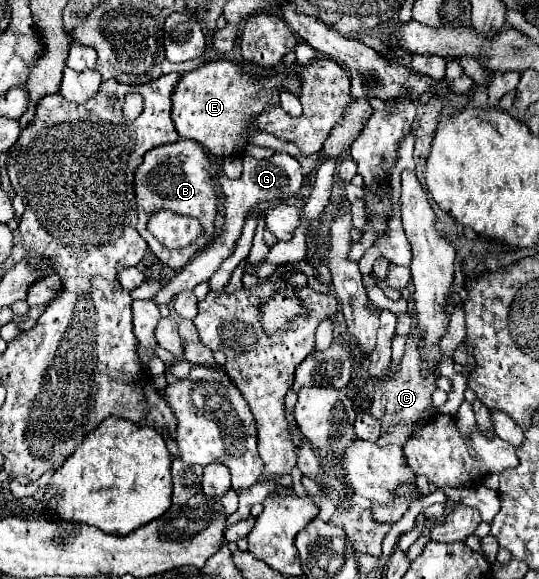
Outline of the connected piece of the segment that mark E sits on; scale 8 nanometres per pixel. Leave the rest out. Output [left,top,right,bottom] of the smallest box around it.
[171,61,299,157]

